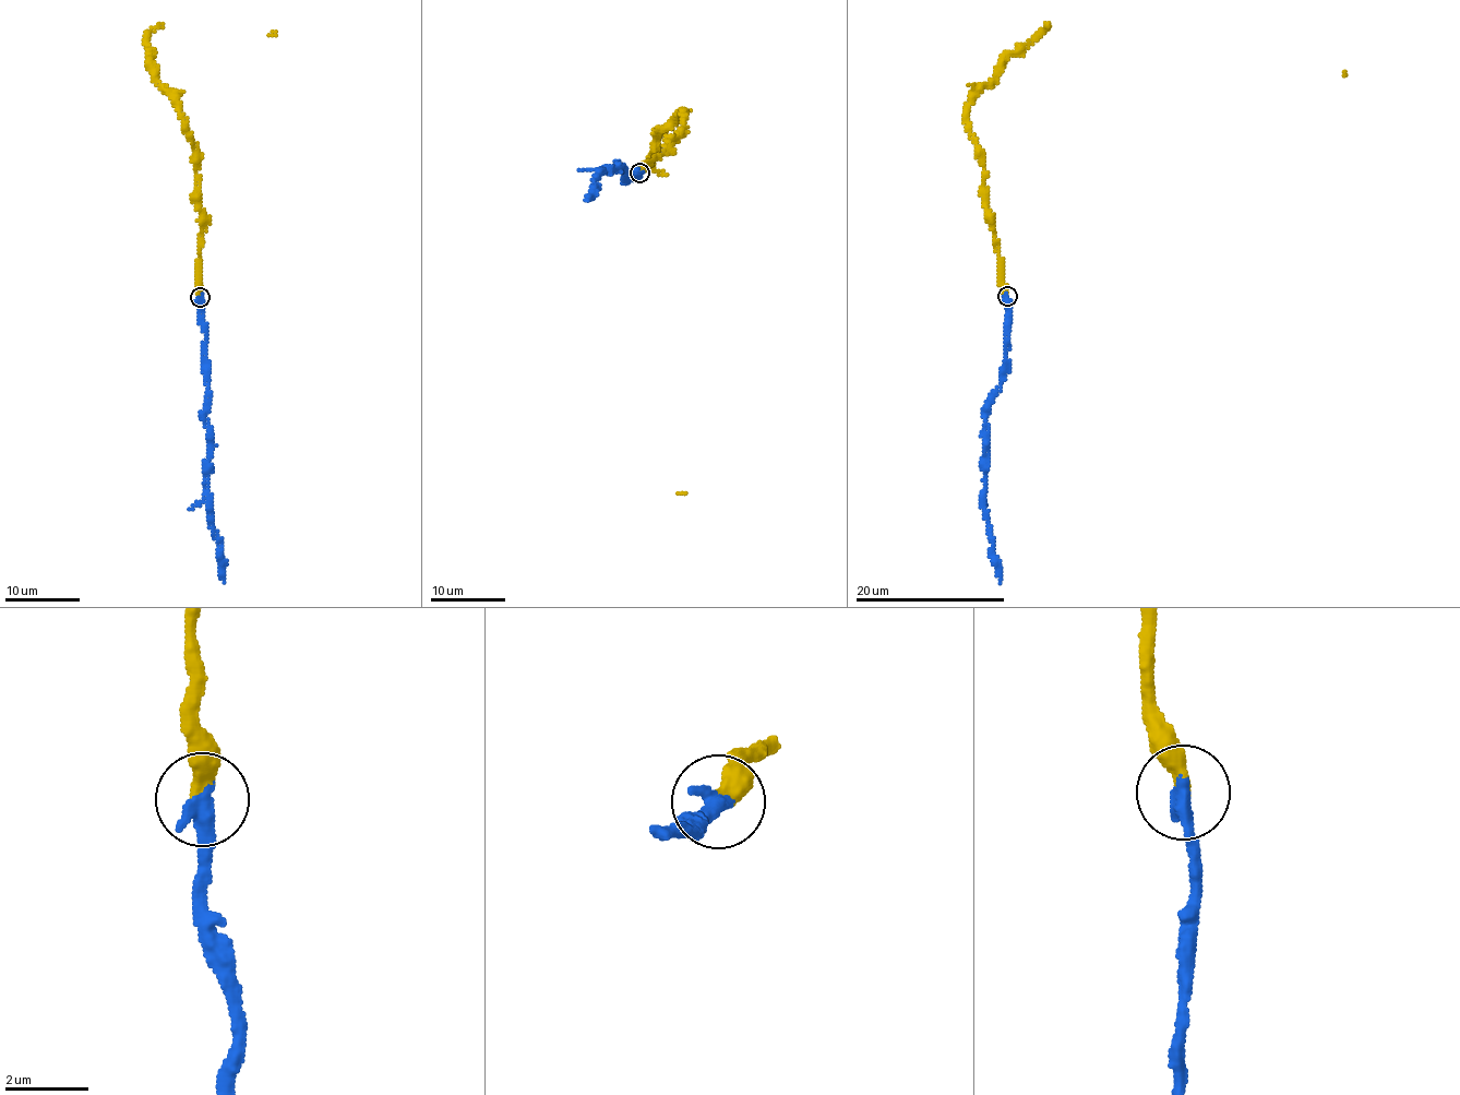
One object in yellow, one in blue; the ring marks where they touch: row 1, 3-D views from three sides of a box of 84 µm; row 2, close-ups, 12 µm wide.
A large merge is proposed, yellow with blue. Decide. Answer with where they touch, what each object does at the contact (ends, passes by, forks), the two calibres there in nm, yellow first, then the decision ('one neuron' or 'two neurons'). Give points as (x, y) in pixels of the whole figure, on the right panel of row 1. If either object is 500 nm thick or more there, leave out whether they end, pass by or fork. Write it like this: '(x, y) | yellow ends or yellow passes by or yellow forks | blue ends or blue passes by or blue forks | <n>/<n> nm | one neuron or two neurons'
(1007, 296) | yellow ends | blue ends | 380/400 nm | one neuron

